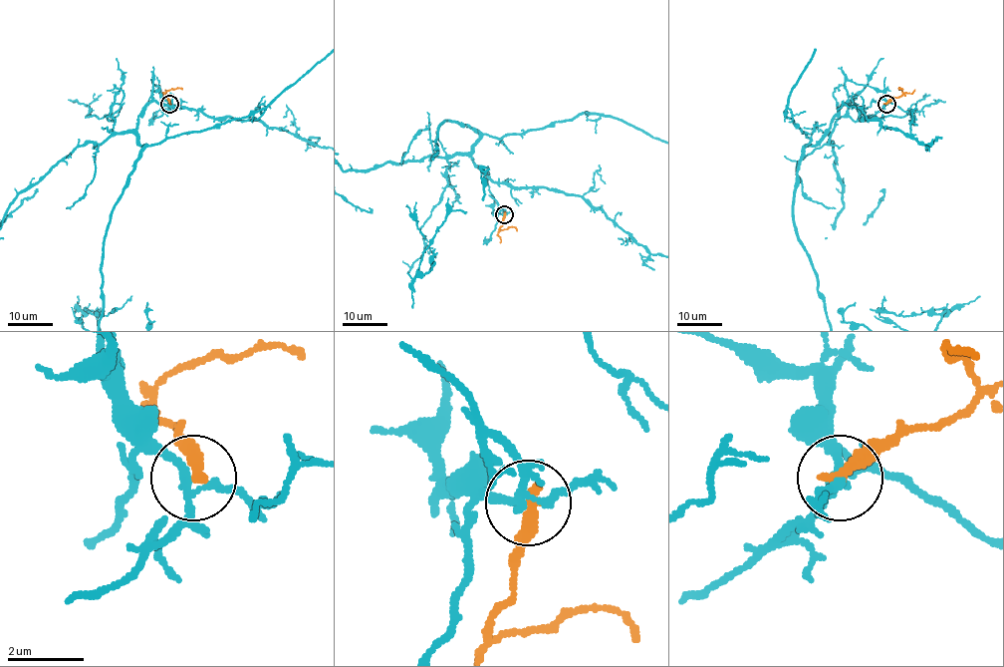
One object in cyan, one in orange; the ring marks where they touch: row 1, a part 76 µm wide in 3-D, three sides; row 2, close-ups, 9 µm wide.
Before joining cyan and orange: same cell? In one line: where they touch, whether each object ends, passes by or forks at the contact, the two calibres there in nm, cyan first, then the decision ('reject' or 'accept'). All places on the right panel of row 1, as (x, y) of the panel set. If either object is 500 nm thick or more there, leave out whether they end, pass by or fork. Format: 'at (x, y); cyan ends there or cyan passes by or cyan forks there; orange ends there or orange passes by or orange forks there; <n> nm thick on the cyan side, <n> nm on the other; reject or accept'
at (886, 104); cyan forks there; orange ends there; 180 nm thick on the cyan side, 360 nm on the other; reject

